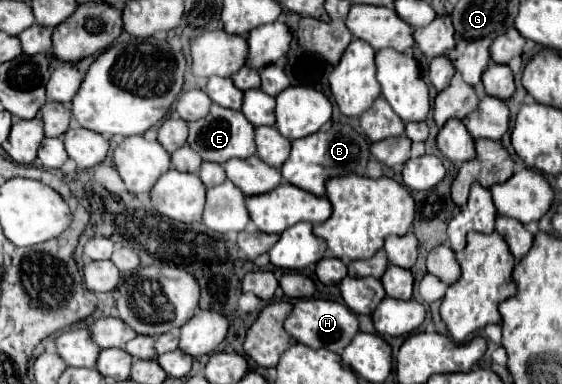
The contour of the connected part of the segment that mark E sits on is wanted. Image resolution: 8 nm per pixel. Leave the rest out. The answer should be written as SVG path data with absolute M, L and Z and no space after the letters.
M217 104L211 106L211 112L197 120L189 122L189 146L207 162L223 164L231 158L249 158L255 154L255 128L245 120L243 112L221 108Z

